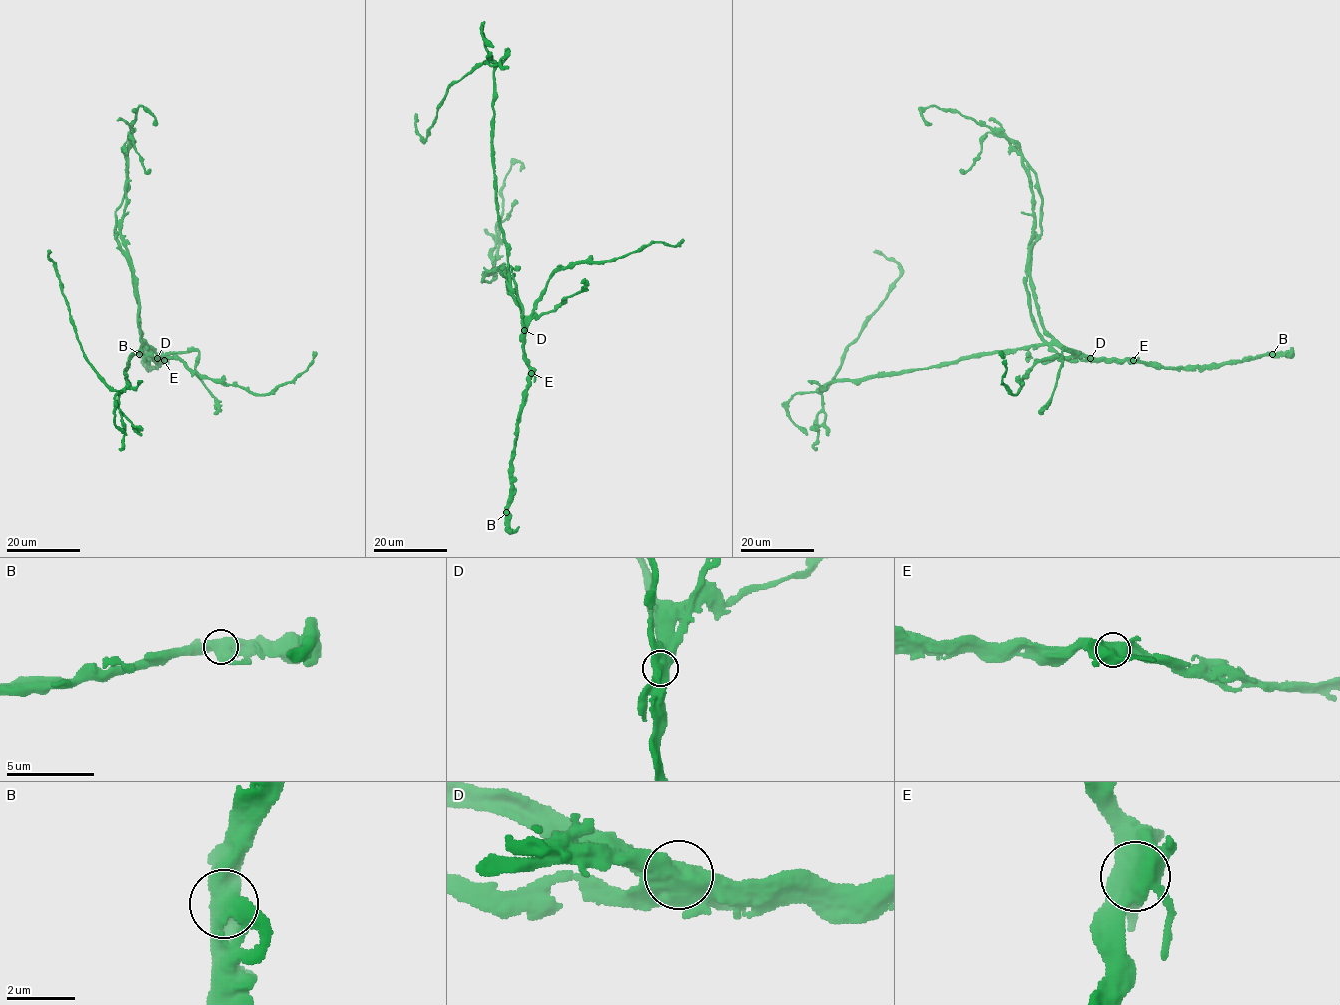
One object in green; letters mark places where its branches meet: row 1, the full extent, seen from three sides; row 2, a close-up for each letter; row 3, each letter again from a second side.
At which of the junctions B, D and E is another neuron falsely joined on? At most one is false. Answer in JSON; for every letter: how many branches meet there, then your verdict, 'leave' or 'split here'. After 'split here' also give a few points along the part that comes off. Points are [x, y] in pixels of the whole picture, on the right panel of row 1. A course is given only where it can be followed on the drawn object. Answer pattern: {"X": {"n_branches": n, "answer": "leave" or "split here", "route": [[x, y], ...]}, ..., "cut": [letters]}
{"B": {"n_branches": 3, "answer": "leave"}, "D": {"n_branches": 3, "answer": "split here", "route": [[1090, 357], [1038, 344], [902, 373], [831, 380], [821, 391], [900, 276], [896, 262], [874, 252]]}, "E": {"n_branches": 3, "answer": "leave"}, "cut": ["D"]}

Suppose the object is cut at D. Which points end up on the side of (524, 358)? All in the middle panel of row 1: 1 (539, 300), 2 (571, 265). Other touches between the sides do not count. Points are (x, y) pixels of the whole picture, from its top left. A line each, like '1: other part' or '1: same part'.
1: same part
2: same part

